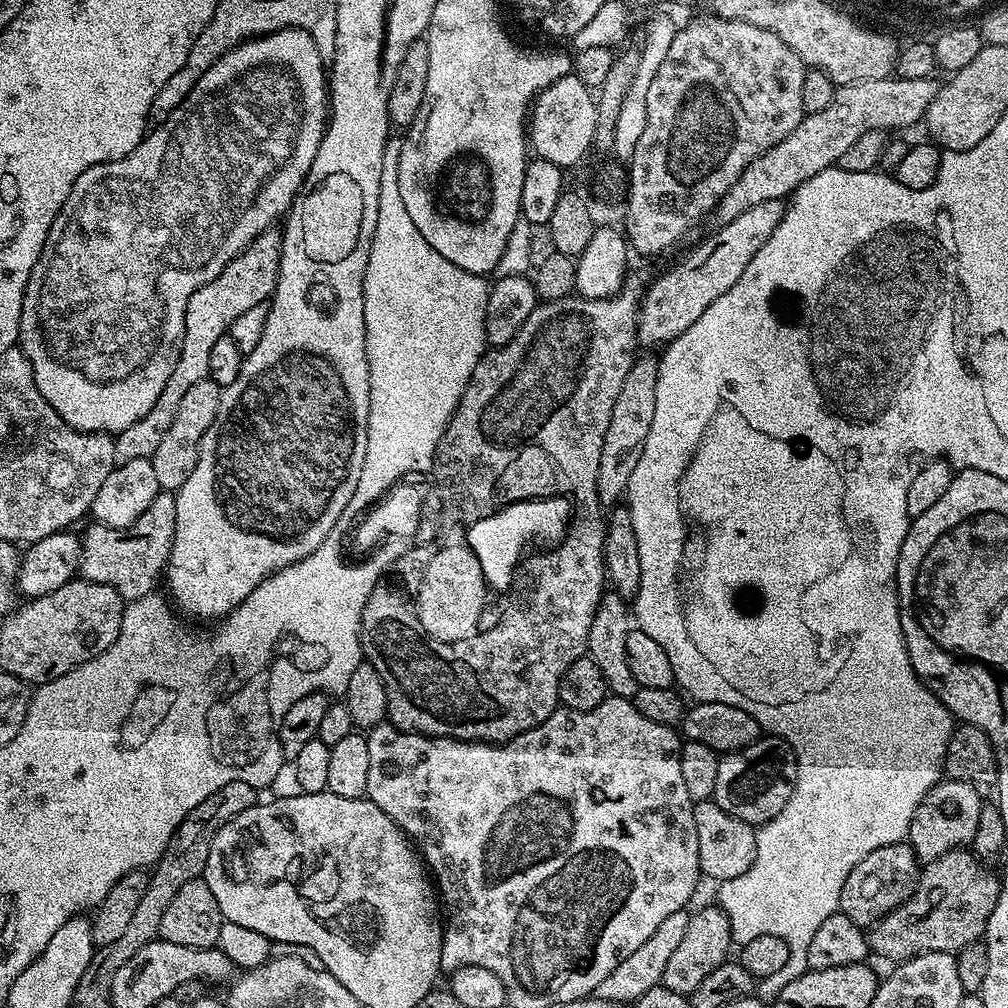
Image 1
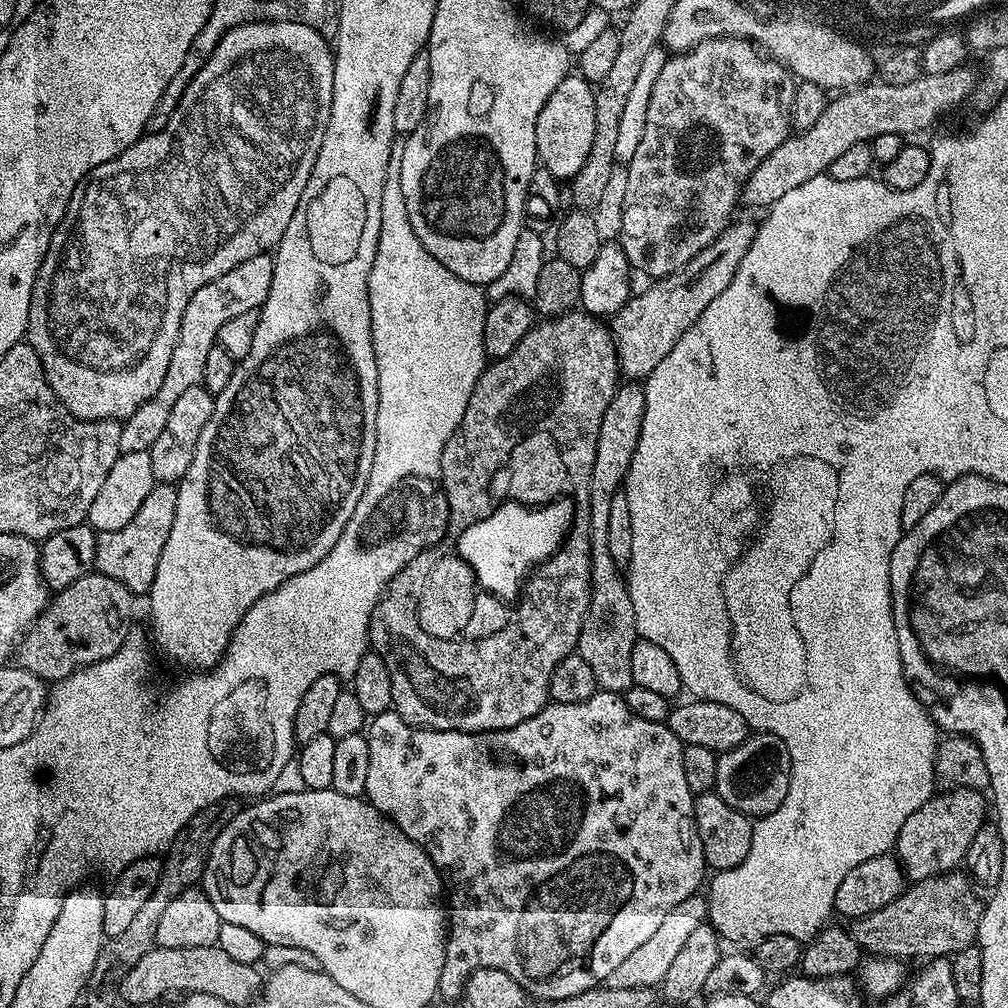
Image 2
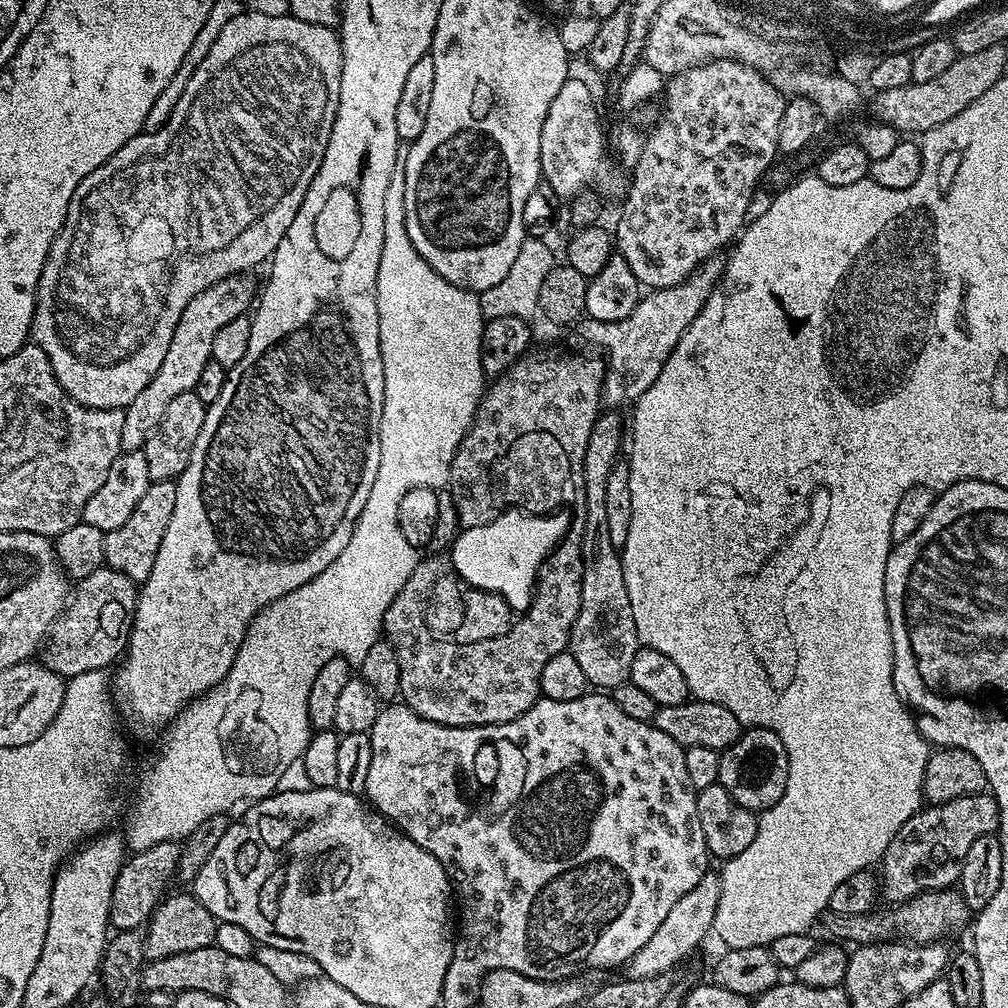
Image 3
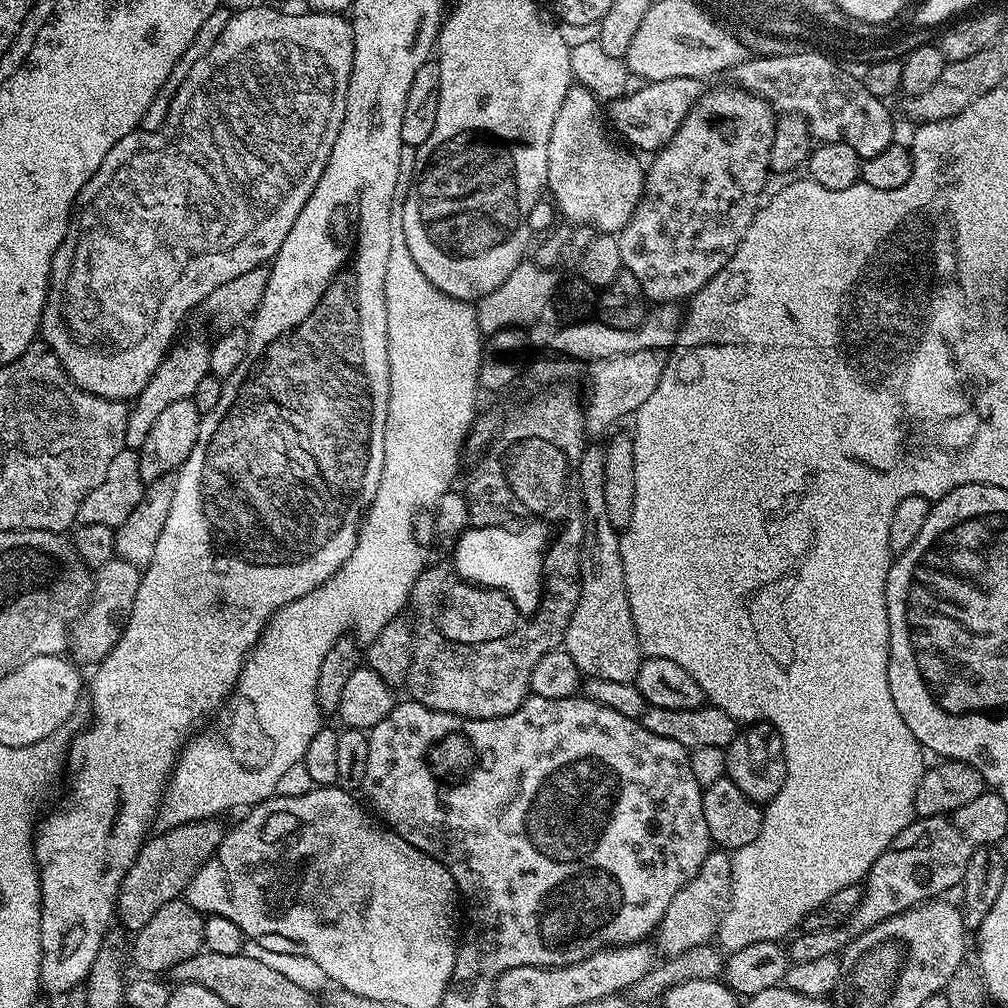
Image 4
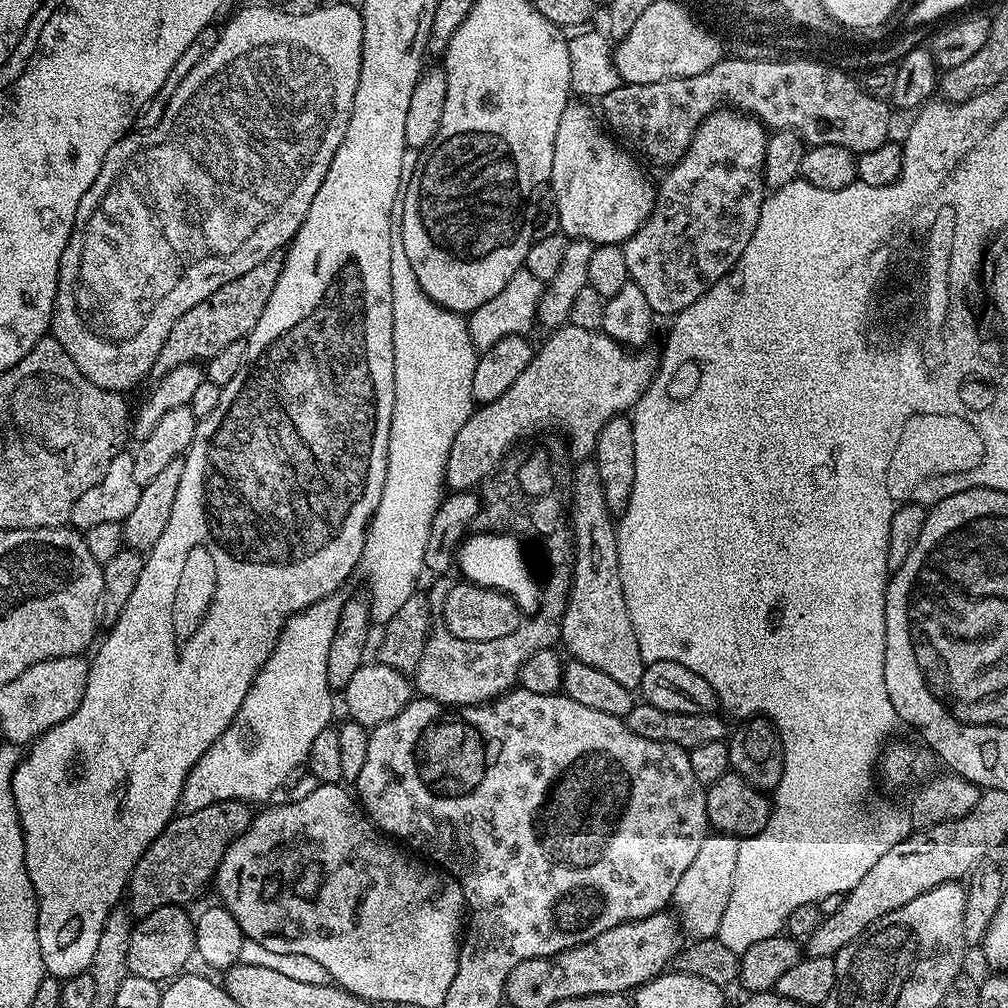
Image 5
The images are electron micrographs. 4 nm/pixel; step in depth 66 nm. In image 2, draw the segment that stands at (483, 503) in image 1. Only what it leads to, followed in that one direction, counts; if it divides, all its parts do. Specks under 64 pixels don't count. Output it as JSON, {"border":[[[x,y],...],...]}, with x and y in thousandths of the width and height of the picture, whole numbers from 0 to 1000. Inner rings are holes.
{"border":[[[578,308],[561,310],[559,313],[540,315],[529,320],[510,347],[501,354],[489,356],[474,375],[470,391],[466,391],[462,411],[458,411],[458,419],[444,439],[444,452],[464,452],[464,448],[472,444],[472,437],[492,437],[492,440],[500,440],[500,444],[508,444],[508,440],[512,440],[508,448],[520,448],[520,444],[524,444],[524,468],[536,468],[540,474],[516,474],[510,472],[504,462],[500,462],[500,466],[490,468],[490,472],[482,478],[480,490],[476,488],[470,492],[470,496],[462,496],[462,516],[450,508],[444,508],[445,529],[455,532],[462,524],[492,508],[503,496],[523,501],[524,494],[532,494],[528,492],[530,488],[526,488],[530,482],[536,482],[532,478],[543,475],[544,480],[548,480],[548,492],[552,492],[552,484],[556,484],[556,488],[575,488],[575,528],[571,528],[571,542],[561,540],[567,544],[567,552],[563,552],[563,560],[567,556],[567,567],[563,567],[562,575],[556,575],[554,579],[536,579],[538,562],[542,562],[542,556],[537,557],[519,580],[514,591],[516,600],[512,607],[510,603],[502,623],[477,635],[436,635],[429,632],[419,619],[421,587],[435,562],[446,562],[448,556],[454,558],[458,553],[449,539],[444,540],[445,537],[440,536],[418,545],[415,551],[406,556],[402,563],[386,577],[381,590],[373,598],[365,622],[368,646],[374,647],[379,657],[383,657],[383,665],[387,669],[389,702],[404,718],[443,726],[497,726],[530,712],[545,698],[544,686],[550,661],[554,661],[558,653],[571,647],[577,617],[585,601],[583,483],[589,462],[589,446],[593,446],[597,411],[601,411],[601,403],[605,403],[605,395],[609,395],[616,377],[615,355],[606,324],[598,316],[585,313]]]}

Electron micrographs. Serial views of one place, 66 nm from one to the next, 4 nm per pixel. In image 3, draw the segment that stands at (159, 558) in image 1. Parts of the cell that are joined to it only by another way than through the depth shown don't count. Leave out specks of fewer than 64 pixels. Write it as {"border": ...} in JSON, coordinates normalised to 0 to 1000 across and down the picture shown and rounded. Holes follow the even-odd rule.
{"border":[[[156,476],[141,490],[141,498],[133,502],[133,510],[125,514],[117,526],[103,529],[103,559],[106,563],[123,567],[125,573],[141,577],[149,573],[149,565],[153,565],[153,554],[157,554],[157,542],[161,542],[161,533],[165,530],[165,522],[169,522],[169,514],[173,514],[173,498],[175,497],[175,476]]]}

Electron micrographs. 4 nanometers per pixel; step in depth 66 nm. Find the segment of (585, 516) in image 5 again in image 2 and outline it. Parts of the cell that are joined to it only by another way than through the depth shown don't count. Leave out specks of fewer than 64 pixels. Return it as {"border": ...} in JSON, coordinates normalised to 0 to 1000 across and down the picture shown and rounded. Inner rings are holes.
{"border":[[[619,379],[612,384],[609,395],[605,395],[605,403],[601,403],[601,411],[597,411],[597,423],[593,427],[593,446],[589,446],[589,462],[585,470],[585,601],[581,605],[581,613],[577,617],[577,625],[575,632],[571,638],[571,647],[581,658],[584,659],[585,665],[589,665],[589,673],[591,674],[592,684],[600,687],[614,687],[616,688],[623,686],[627,682],[627,670],[625,669],[625,649],[629,649],[629,641],[633,634],[631,625],[631,614],[629,613],[629,597],[625,597],[625,589],[623,588],[623,577],[620,568],[617,566],[616,561],[609,558],[609,554],[605,554],[605,537],[601,535],[601,525],[605,514],[605,501],[609,499],[609,490],[615,488],[619,482],[619,473],[623,470],[623,463],[629,454],[629,446],[633,442],[633,431],[637,431],[637,417],[639,408],[641,407],[641,395],[639,394],[638,384],[631,379]]]}

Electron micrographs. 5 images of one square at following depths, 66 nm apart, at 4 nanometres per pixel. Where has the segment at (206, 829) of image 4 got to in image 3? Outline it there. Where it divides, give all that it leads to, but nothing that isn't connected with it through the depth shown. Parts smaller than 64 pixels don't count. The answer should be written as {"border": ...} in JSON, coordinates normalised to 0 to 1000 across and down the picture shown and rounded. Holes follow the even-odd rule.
{"border":[[[170,833],[157,835],[157,839],[149,839],[140,845],[131,845],[124,852],[113,875],[113,887],[109,887],[107,915],[115,925],[139,923],[146,918],[152,903],[158,899],[168,884],[167,876],[172,876],[178,850],[179,837]]]}

